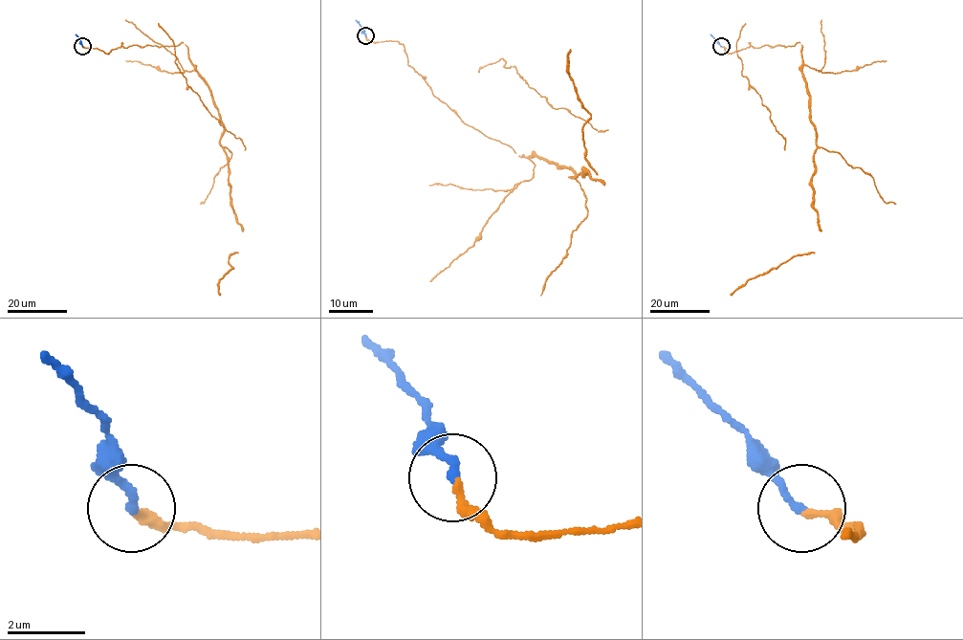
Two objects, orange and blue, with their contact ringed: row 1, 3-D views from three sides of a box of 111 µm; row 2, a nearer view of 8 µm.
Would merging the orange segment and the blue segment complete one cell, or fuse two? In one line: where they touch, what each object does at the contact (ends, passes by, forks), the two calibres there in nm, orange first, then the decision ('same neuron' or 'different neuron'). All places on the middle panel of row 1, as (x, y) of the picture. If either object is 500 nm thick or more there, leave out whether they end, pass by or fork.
at (365, 35); orange ends there; blue ends there; 240 nm thick on the orange side, 240 nm on the other; same neuron

